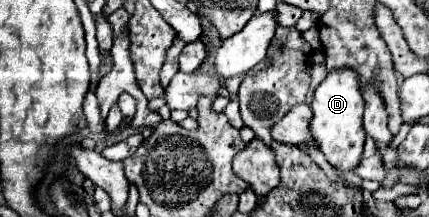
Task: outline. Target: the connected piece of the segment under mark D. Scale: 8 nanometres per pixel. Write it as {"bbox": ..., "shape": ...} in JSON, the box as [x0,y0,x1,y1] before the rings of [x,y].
{"bbox":[311,68,365,172],"shape":[[[351,68],[331,70],[315,90],[315,96],[311,102],[311,110],[313,110],[311,134],[319,150],[325,154],[327,162],[341,172],[353,172],[361,162],[363,142],[365,142],[365,130],[361,124],[363,106],[365,106],[365,100],[361,96],[361,80],[357,72]]]}

